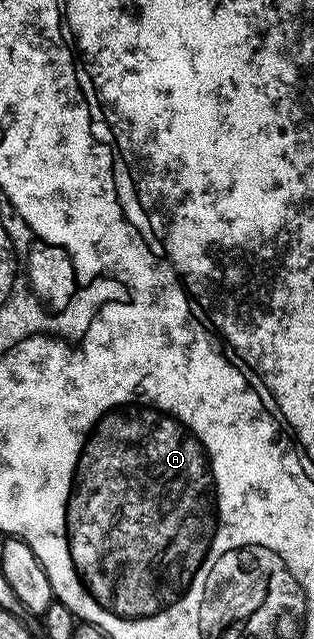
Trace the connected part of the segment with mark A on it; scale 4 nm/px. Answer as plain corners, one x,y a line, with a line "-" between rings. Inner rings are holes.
127,397
127,401
115,401
115,405
107,405
107,409
99,409
99,417
83,429
83,441
79,441
79,453
75,453
75,461
71,461
71,477
67,477
67,497
63,497
63,545
55,545
55,549
67,549
67,561
71,561
71,573
75,573
75,581
79,581
79,589
103,609
103,613
111,613
111,617
119,617
119,621
155,621
155,617
163,617
163,613
171,613
175,605
183,605
187,601
187,593
195,589
195,577
203,581
203,585
223,585
219,577
215,577
215,541
219,541
219,529
223,529
223,493
219,493
219,473
215,473
215,453
211,453
211,445
199,437
199,429
191,425
191,421
183,421
175,409
163,409
159,401
143,401
143,397

